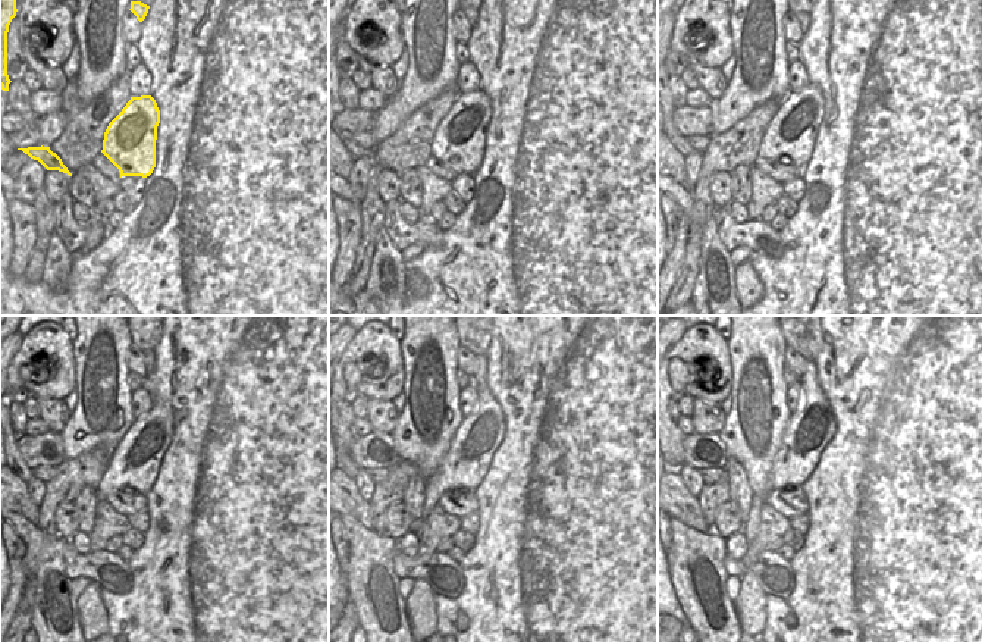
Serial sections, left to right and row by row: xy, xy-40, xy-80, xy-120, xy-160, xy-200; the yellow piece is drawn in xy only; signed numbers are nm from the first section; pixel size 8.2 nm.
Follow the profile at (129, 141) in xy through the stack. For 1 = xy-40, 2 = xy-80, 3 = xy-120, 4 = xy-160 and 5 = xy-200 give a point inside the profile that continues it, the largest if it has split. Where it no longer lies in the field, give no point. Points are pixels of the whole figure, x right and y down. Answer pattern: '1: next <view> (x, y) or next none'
1: next xy-40 (460, 140)
2: next xy-80 (791, 132)
3: next xy-120 (135, 462)
4: next xy-160 (466, 463)
5: next xy-200 (812, 428)

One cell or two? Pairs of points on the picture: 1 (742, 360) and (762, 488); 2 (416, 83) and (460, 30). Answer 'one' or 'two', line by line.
1: one
2: two

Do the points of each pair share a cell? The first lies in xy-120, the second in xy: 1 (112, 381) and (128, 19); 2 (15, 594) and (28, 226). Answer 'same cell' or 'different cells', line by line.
1: different cells
2: same cell

